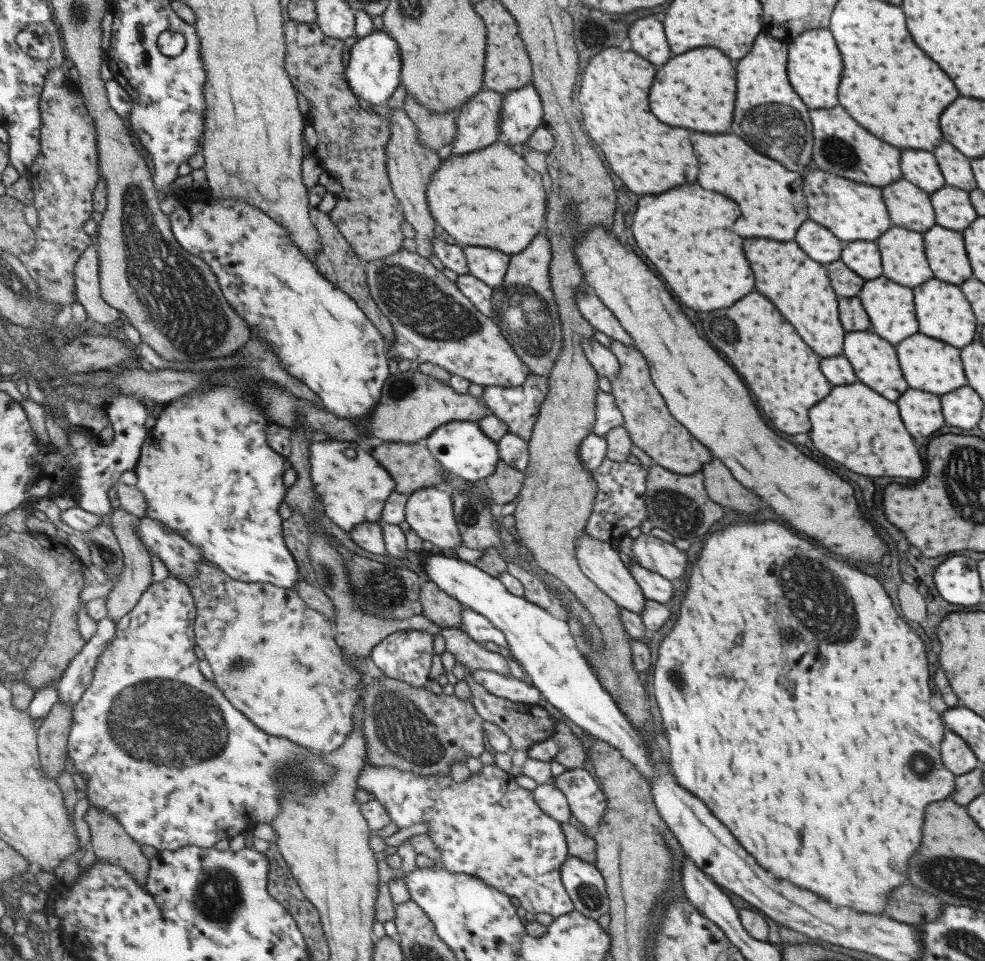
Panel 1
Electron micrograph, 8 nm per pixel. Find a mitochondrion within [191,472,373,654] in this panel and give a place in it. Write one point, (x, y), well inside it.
(327, 574)

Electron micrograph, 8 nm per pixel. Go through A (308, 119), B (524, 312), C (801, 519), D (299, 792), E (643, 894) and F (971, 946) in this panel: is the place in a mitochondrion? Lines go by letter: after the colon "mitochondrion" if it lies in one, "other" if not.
A: other
B: mitochondrion
C: other
D: mitochondrion
E: other
F: mitochondrion

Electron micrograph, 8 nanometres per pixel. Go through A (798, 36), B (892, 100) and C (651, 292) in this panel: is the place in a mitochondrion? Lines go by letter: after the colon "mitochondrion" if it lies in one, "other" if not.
A: other
B: other
C: other

